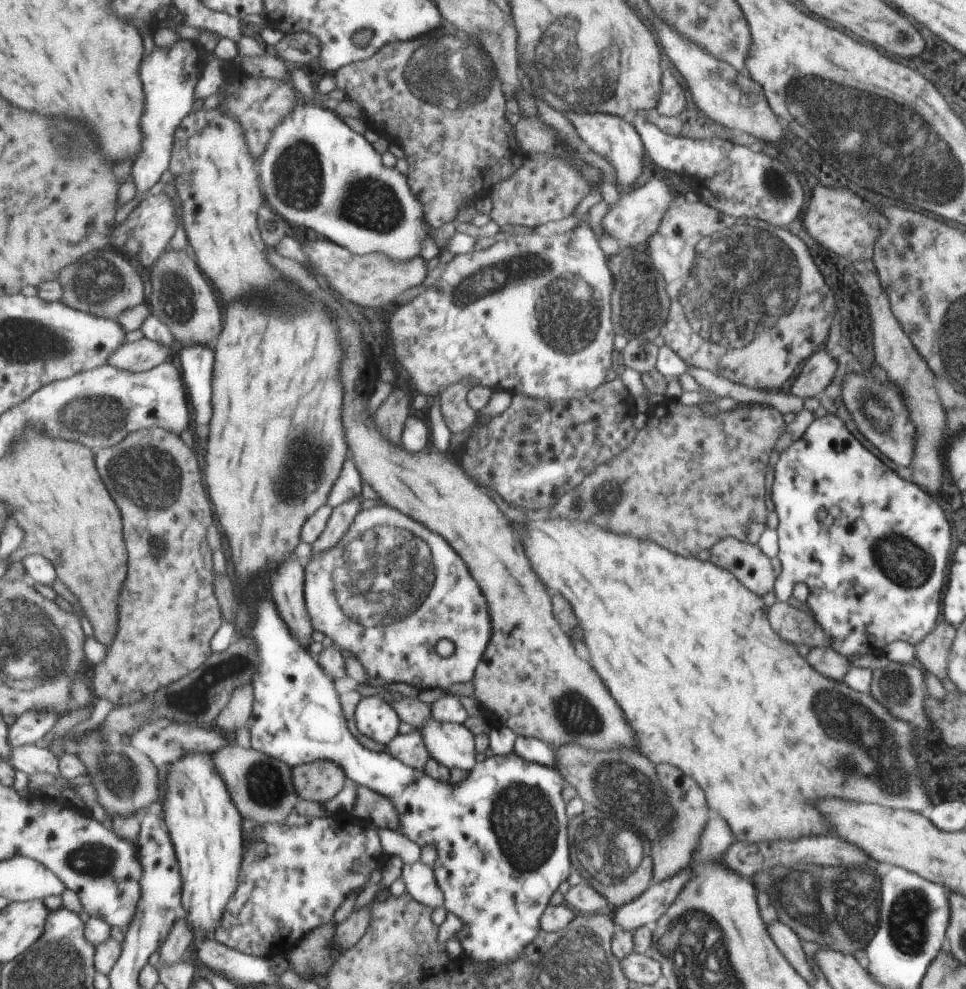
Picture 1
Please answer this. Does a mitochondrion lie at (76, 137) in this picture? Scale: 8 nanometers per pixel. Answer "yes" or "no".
yes

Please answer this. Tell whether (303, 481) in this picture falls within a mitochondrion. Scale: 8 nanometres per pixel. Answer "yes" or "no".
yes

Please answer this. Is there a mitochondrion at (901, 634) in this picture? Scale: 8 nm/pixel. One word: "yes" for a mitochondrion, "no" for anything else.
no

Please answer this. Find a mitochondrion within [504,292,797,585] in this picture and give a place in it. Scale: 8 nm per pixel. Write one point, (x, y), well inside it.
(610, 498)

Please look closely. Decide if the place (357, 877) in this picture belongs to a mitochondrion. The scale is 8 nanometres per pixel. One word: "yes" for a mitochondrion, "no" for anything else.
no

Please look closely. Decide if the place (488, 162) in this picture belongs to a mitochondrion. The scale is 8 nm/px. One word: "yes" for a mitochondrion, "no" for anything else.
no

